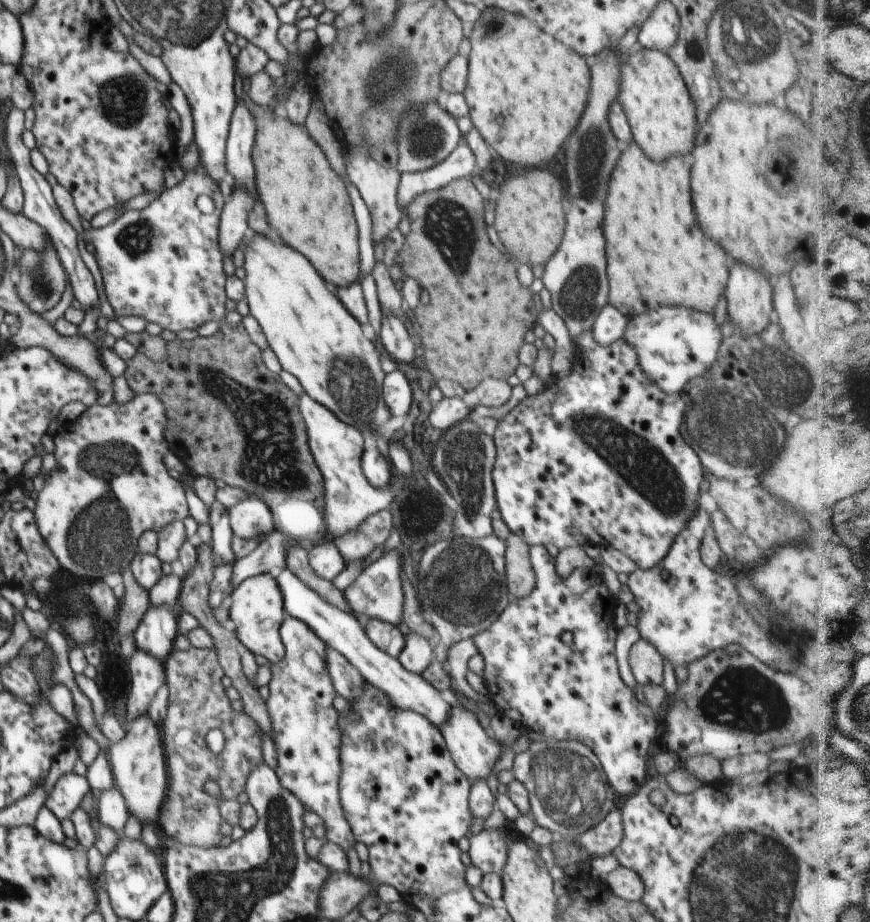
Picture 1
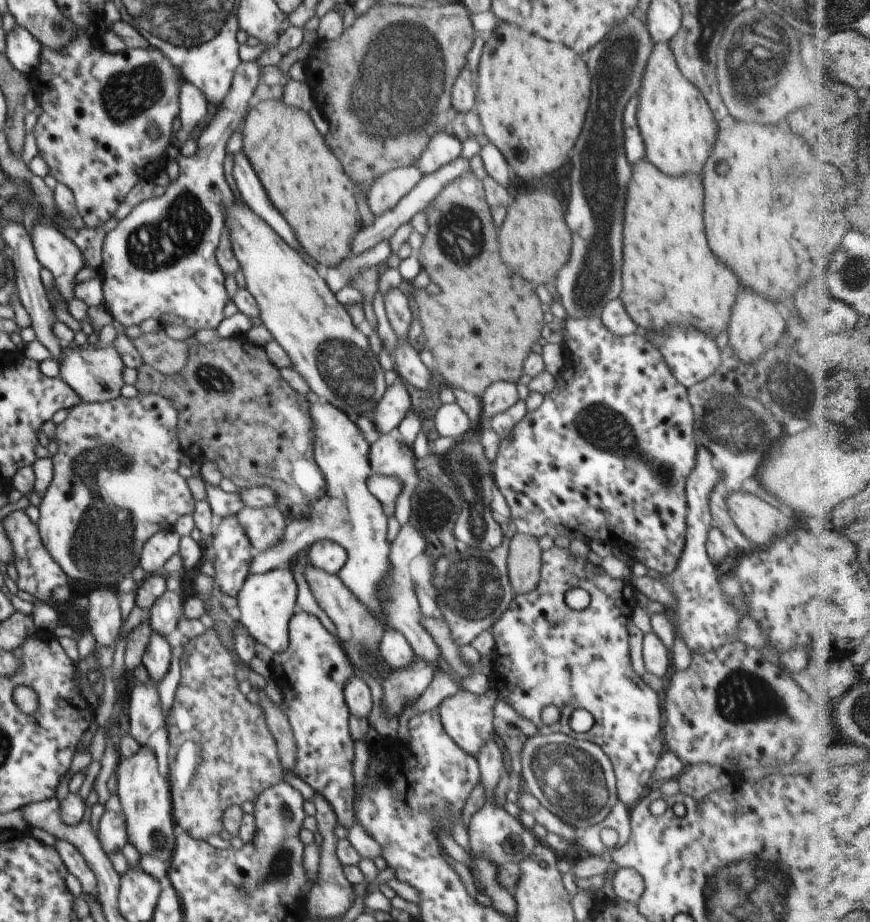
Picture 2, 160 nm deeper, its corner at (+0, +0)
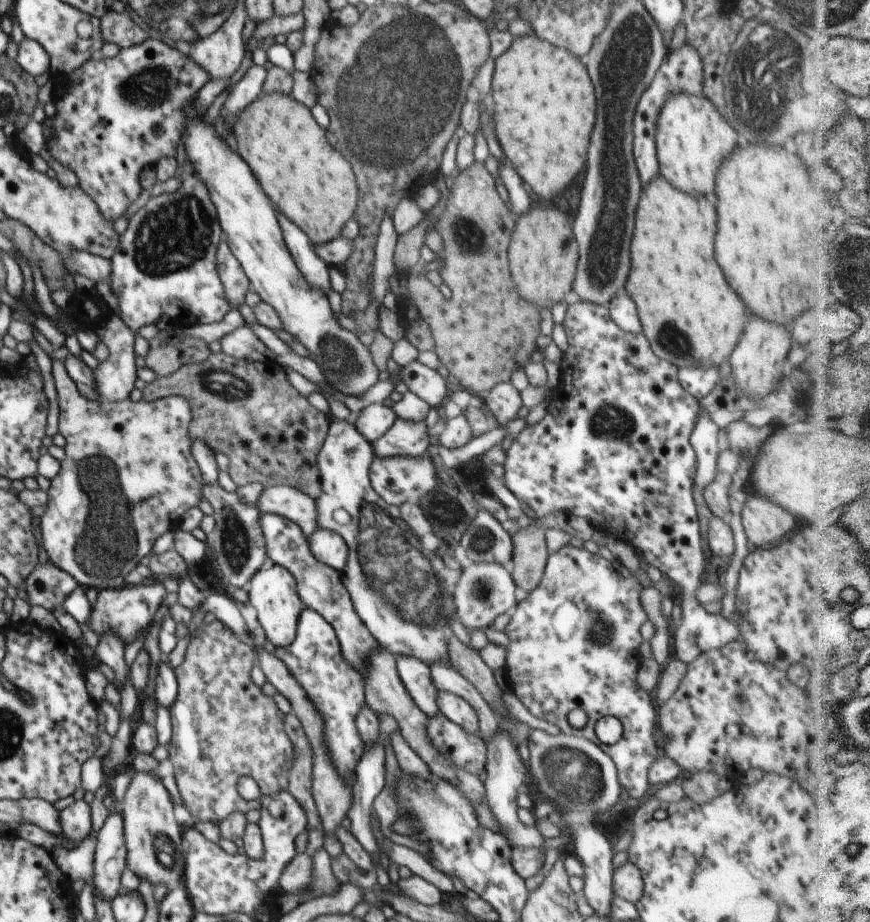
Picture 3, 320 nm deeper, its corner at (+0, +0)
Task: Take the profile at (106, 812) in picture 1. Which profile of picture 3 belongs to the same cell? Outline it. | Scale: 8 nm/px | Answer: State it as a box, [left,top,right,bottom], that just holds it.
[94,814,127,899]

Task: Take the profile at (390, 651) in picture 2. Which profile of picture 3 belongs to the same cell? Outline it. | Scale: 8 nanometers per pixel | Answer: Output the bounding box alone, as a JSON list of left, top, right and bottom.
[395,656,441,717]

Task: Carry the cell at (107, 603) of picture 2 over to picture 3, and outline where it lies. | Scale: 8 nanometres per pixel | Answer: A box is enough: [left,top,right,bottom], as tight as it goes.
[96,633,129,691]

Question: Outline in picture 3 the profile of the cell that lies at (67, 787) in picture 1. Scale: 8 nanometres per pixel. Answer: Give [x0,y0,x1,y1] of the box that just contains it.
[60,800,91,844]

